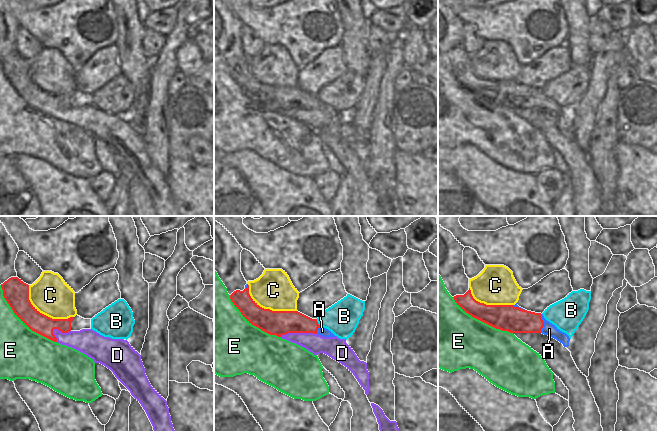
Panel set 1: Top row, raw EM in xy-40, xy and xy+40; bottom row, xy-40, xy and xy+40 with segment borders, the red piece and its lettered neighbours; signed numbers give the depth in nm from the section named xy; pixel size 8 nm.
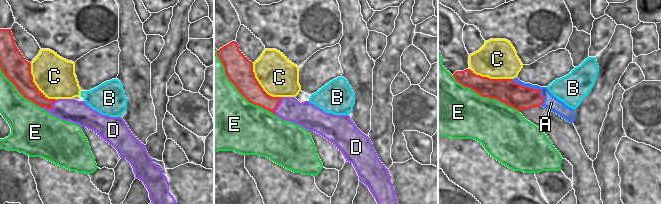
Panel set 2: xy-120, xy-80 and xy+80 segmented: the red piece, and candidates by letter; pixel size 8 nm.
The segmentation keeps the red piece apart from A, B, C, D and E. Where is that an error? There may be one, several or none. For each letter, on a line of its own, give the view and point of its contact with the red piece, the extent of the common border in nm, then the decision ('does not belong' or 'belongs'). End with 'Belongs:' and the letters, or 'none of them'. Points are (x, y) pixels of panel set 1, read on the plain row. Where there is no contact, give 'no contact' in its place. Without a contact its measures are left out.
A: contact xy+40 (543, 99); length 150 nm; does not belong
B: contact xy (317, 98); length 70 nm; does not belong
C: contact xy-40 (43, 90); length 440 nm; does not belong
D: contact xy (298, 108); length 300 nm; belongs
E: contact xy-40 (22, 96); length 650 nm; does not belong
Belongs: D

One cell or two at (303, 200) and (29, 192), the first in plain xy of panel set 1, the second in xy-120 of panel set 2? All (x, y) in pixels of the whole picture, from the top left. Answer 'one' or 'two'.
two

